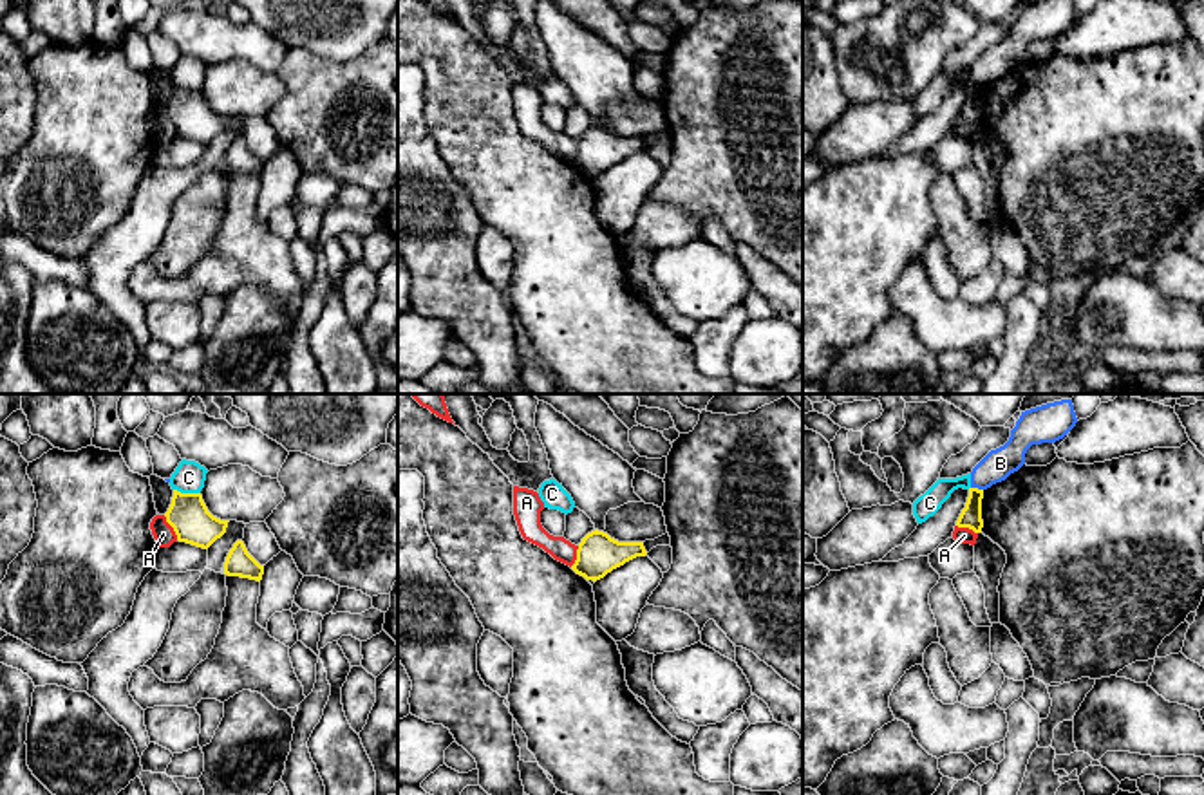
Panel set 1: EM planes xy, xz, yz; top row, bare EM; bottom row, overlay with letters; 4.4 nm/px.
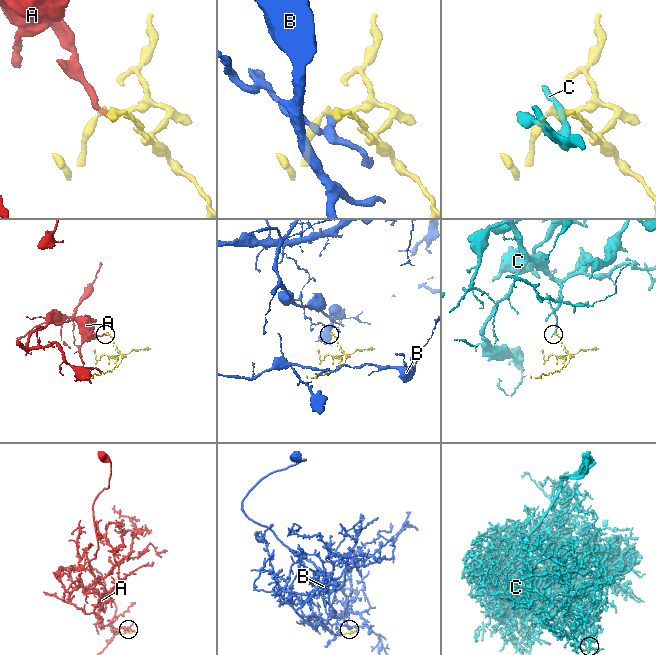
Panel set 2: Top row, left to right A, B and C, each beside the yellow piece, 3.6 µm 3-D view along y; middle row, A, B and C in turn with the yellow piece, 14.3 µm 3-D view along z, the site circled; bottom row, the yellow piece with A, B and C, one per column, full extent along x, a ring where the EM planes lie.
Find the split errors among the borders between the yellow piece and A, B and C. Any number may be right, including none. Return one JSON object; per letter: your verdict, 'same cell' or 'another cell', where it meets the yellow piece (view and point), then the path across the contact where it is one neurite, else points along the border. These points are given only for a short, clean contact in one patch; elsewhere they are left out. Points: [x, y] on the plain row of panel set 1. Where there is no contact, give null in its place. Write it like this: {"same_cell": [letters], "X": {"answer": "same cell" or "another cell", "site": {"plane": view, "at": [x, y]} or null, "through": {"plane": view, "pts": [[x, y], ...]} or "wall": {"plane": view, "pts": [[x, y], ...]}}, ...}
{"same_cell": [], "A": {"answer": "another cell", "site": {"plane": "xy", "at": [172, 121]}, "wall": {"plane": "xy", "pts": [[163, 111], [178, 134]]}}, "B": {"answer": "another cell", "site": {"plane": "yz", "at": [977, 84]}, "wall": {"plane": "yz", "pts": [[971, 82], [982, 85]]}}, "C": {"answer": "another cell", "site": {"plane": "xy", "at": [187, 89]}, "wall": {"plane": "xy", "pts": [[174, 84], [185, 89], [199, 89]]}}}

